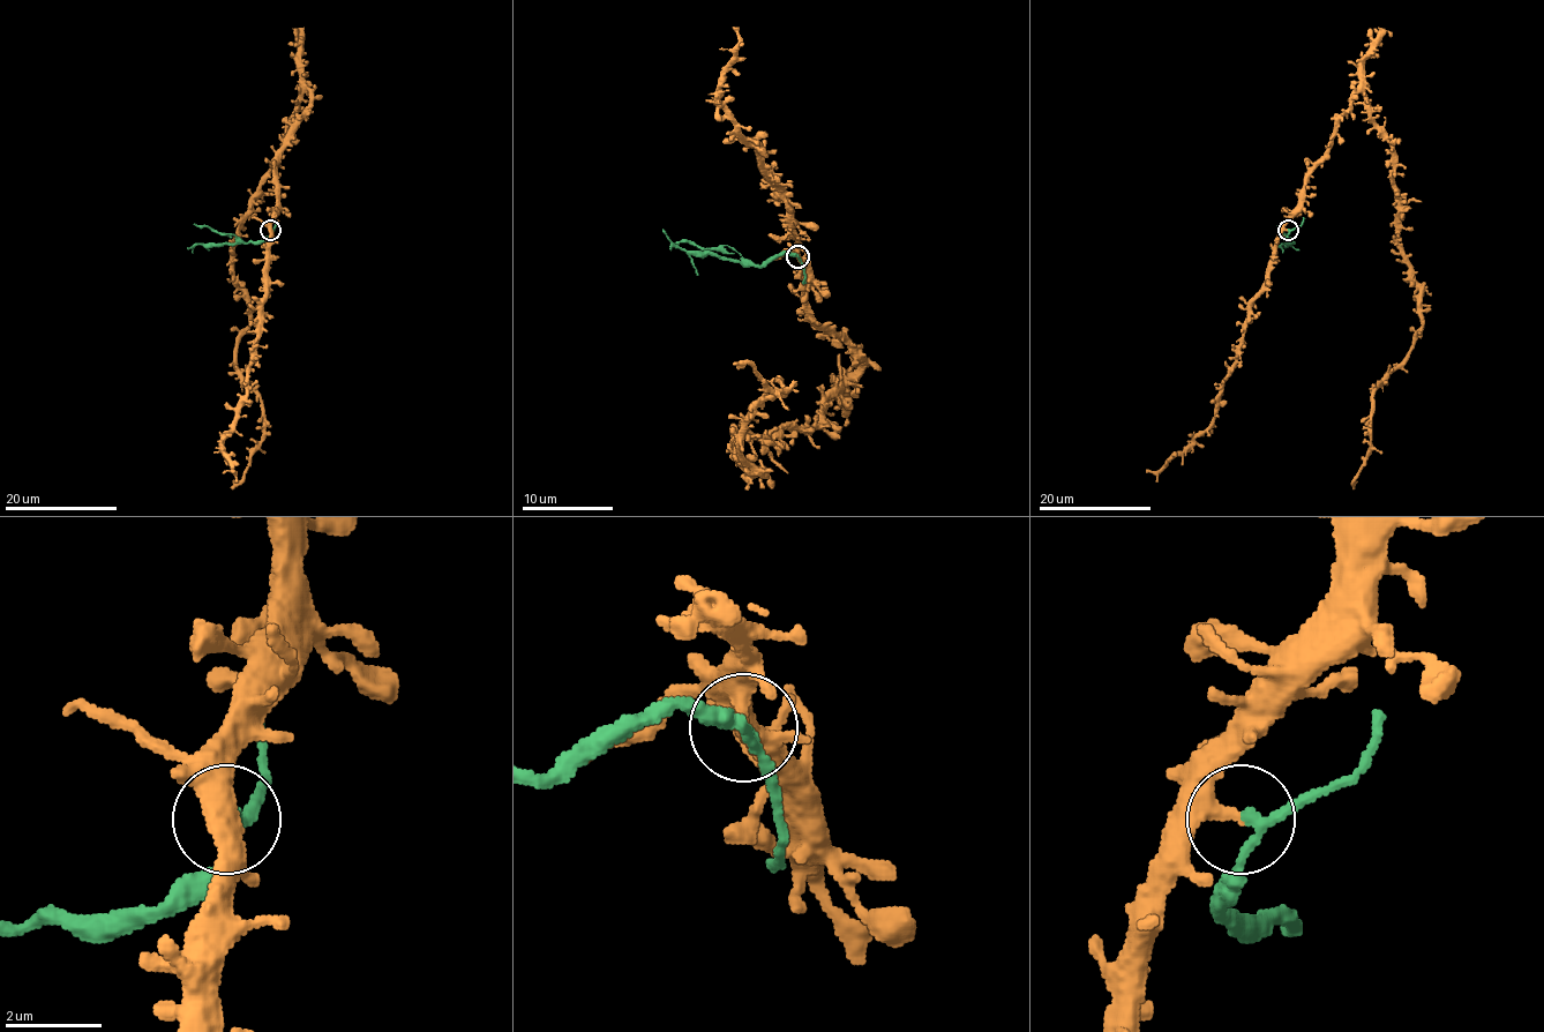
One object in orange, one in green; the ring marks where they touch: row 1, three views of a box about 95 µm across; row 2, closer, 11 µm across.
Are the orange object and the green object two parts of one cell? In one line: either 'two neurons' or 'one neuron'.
two neurons

